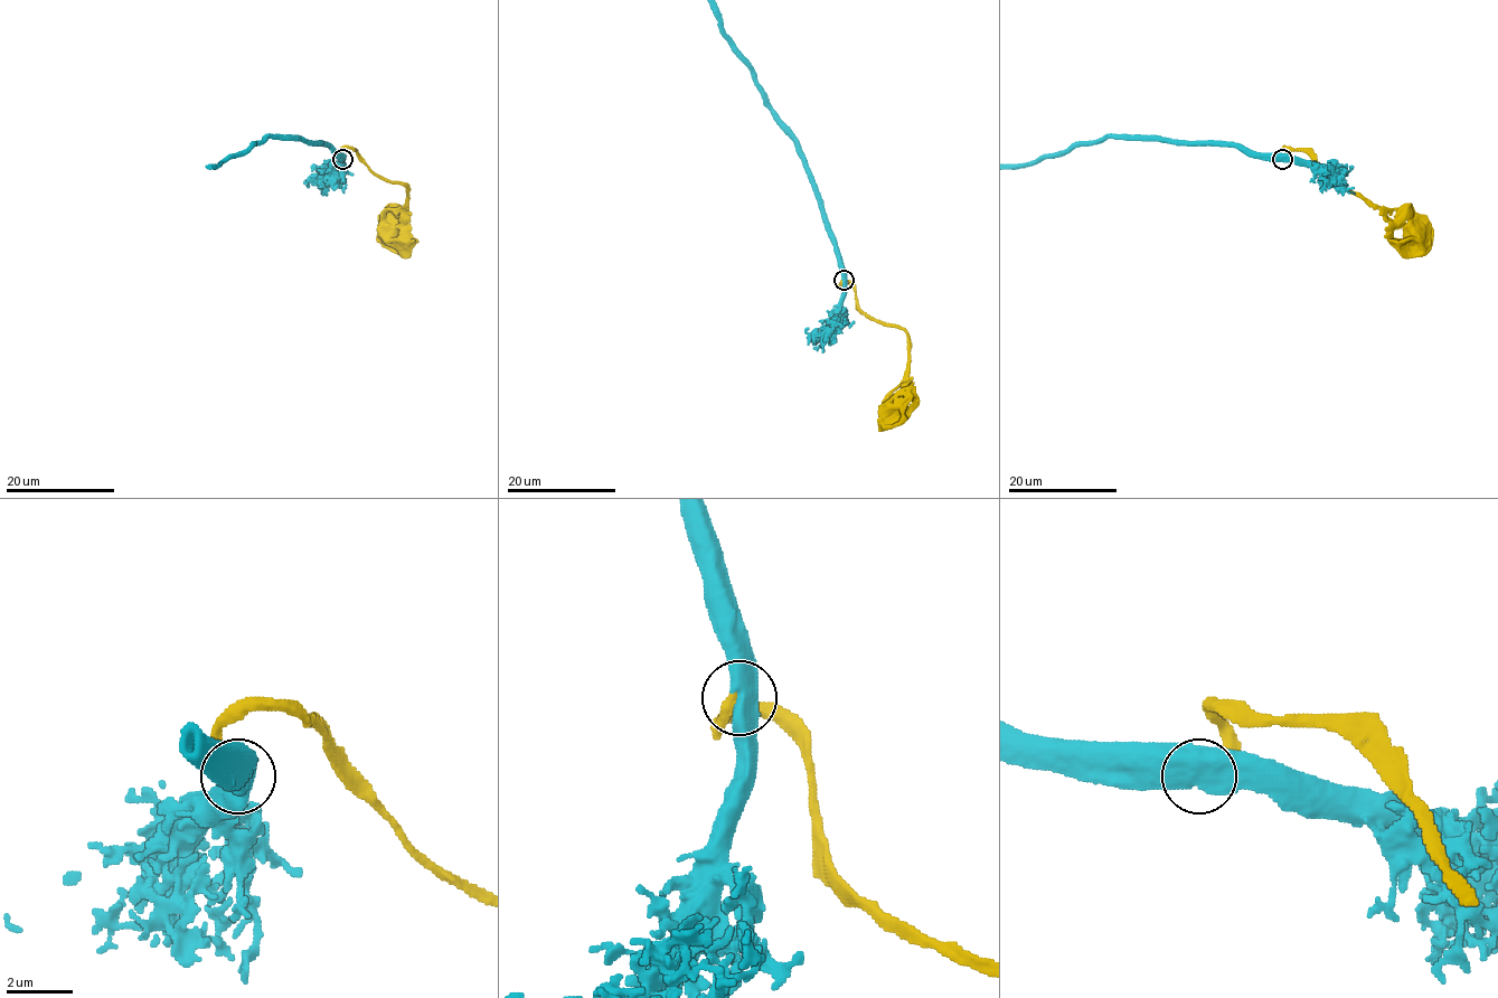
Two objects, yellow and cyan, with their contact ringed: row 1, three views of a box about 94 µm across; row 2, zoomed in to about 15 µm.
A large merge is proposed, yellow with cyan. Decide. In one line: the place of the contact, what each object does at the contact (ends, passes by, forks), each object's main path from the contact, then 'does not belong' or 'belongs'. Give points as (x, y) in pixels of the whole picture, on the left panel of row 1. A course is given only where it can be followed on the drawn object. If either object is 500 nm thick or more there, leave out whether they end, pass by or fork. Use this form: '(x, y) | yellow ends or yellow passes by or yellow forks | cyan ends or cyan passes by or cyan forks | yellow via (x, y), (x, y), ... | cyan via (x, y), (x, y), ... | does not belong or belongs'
(342, 159) | belongs

